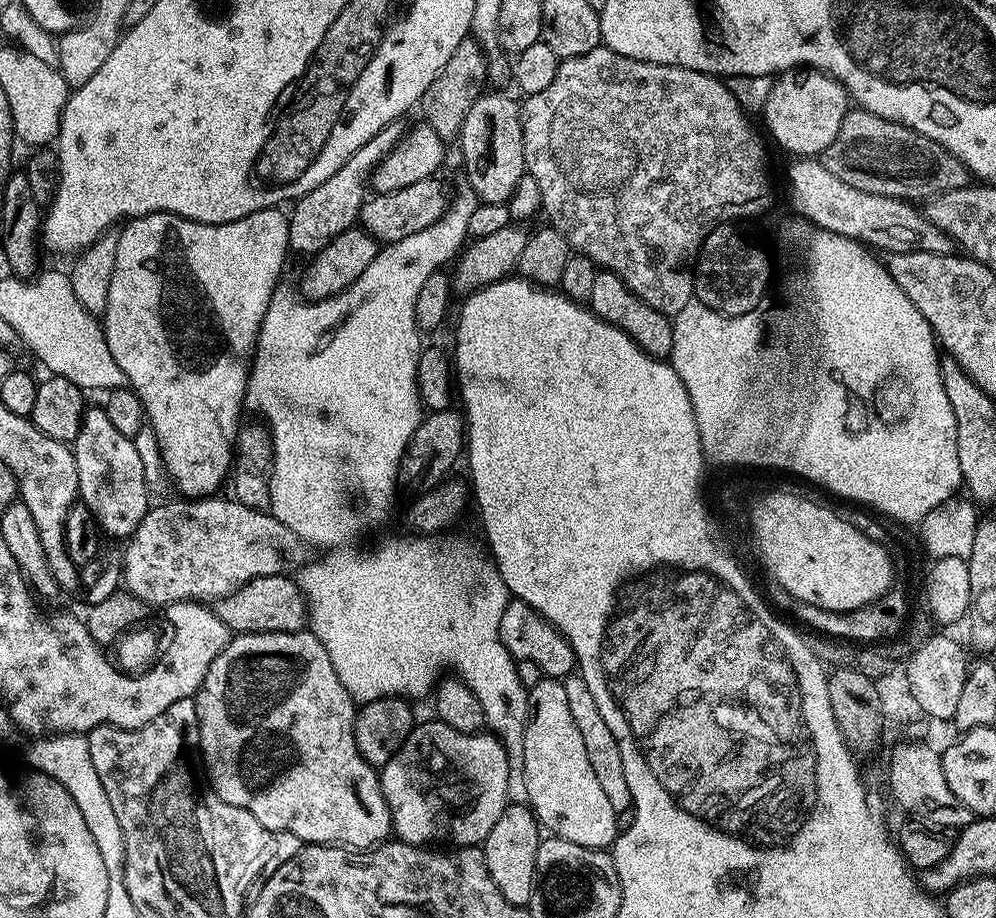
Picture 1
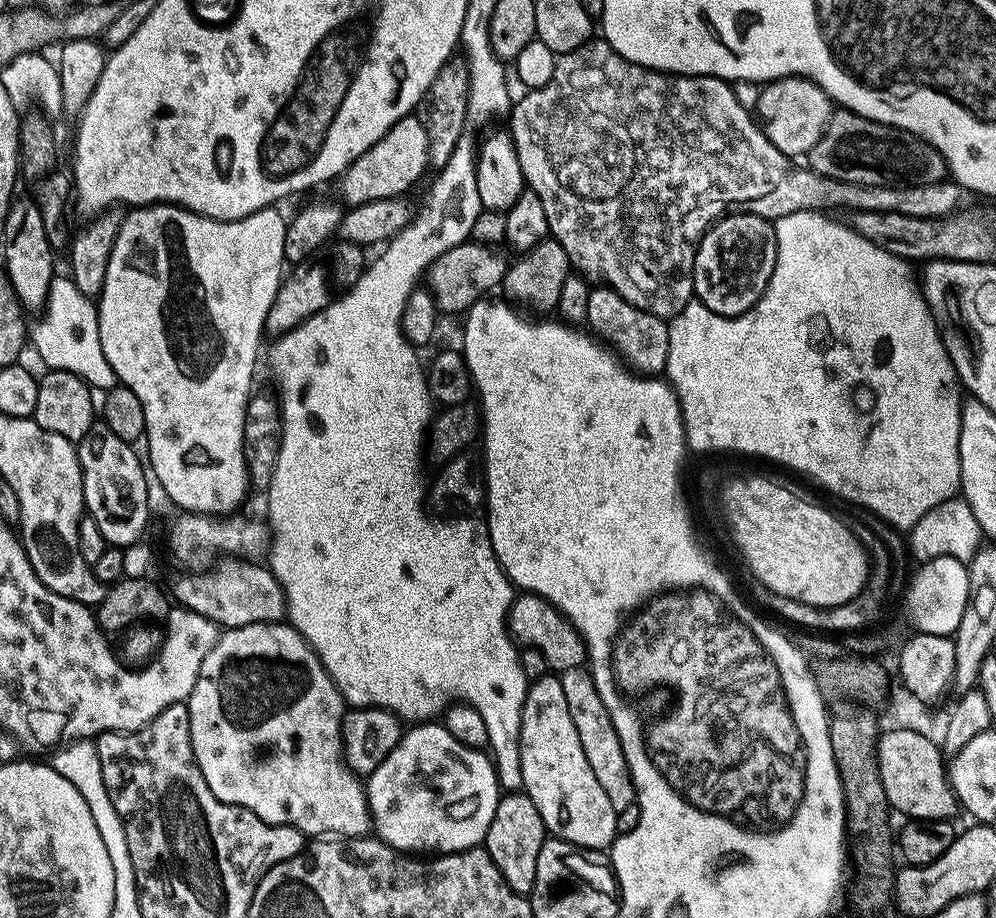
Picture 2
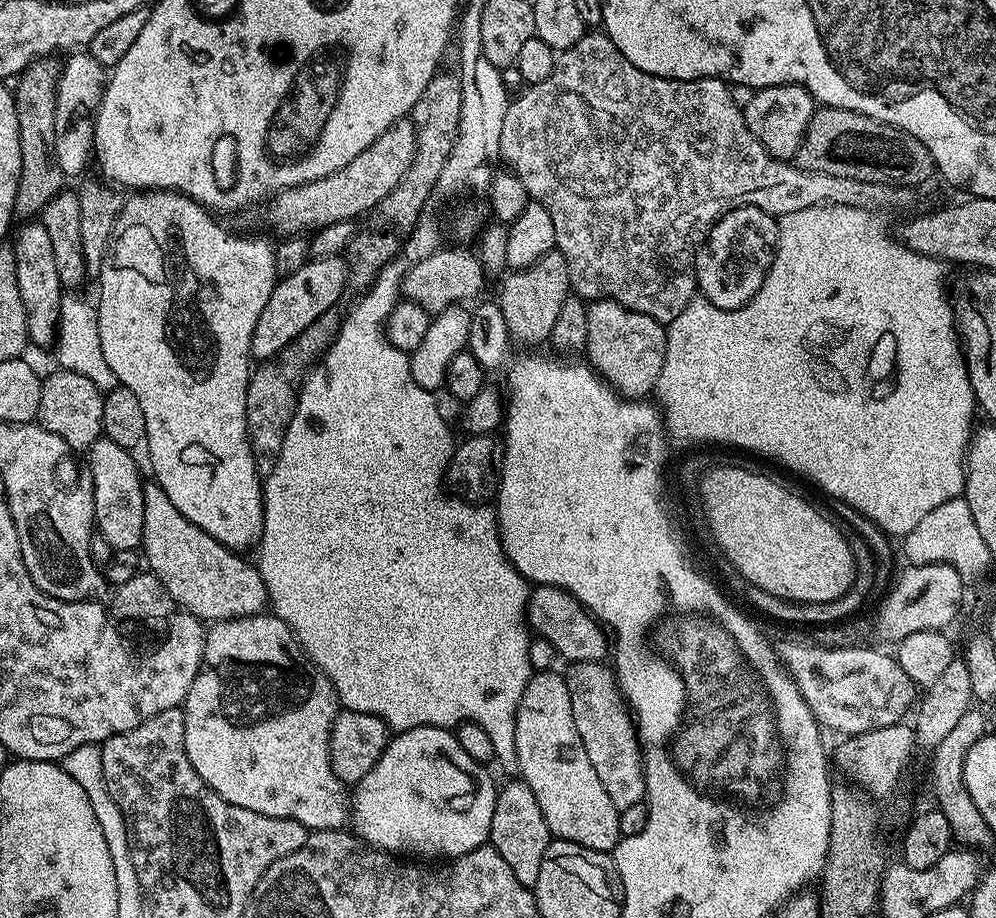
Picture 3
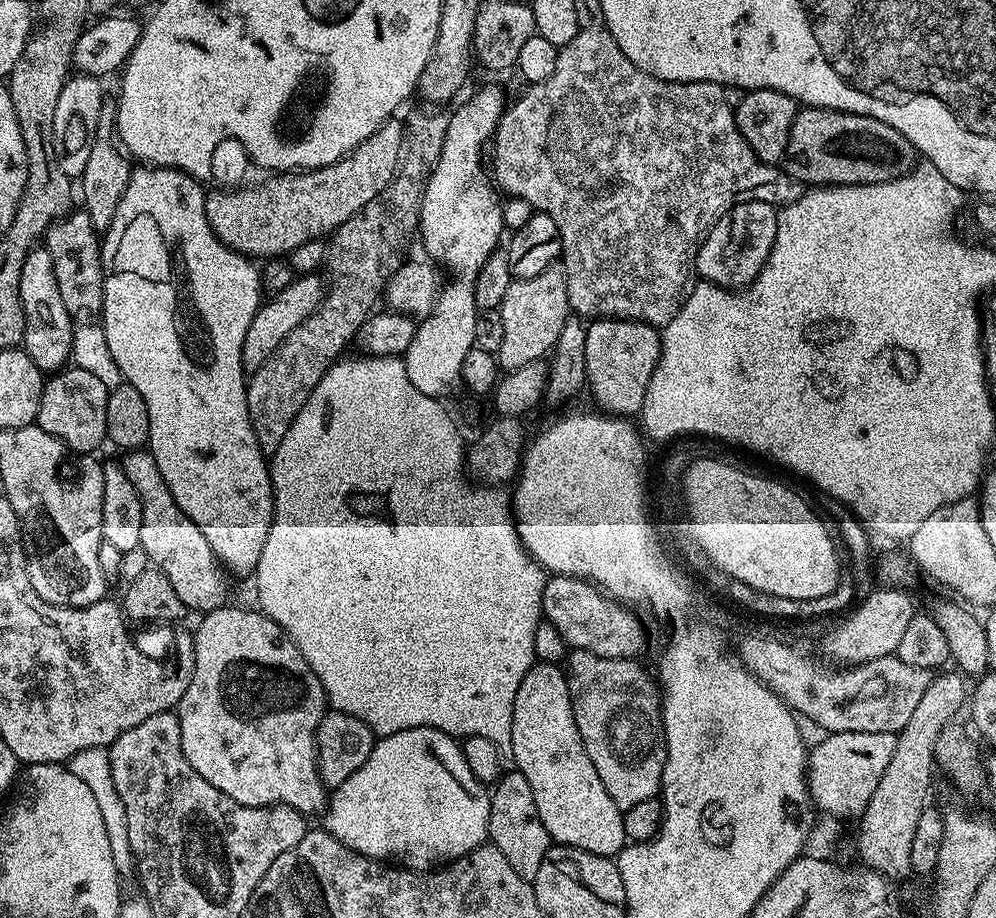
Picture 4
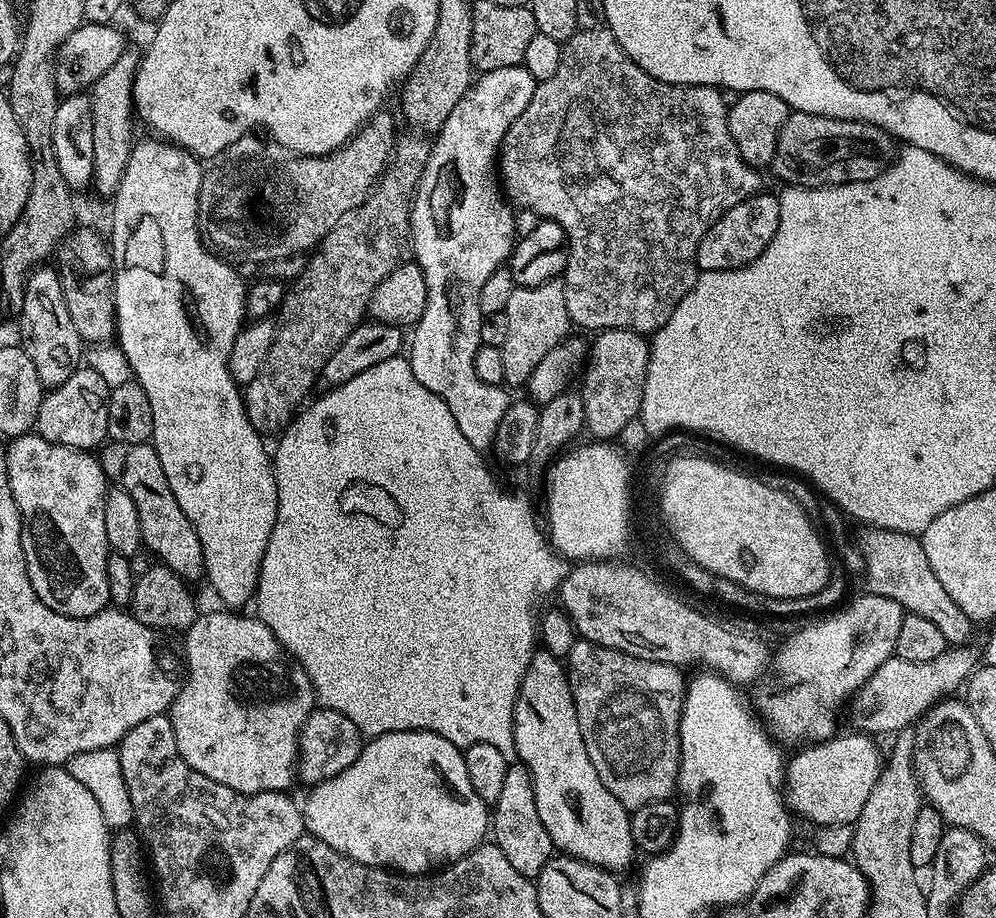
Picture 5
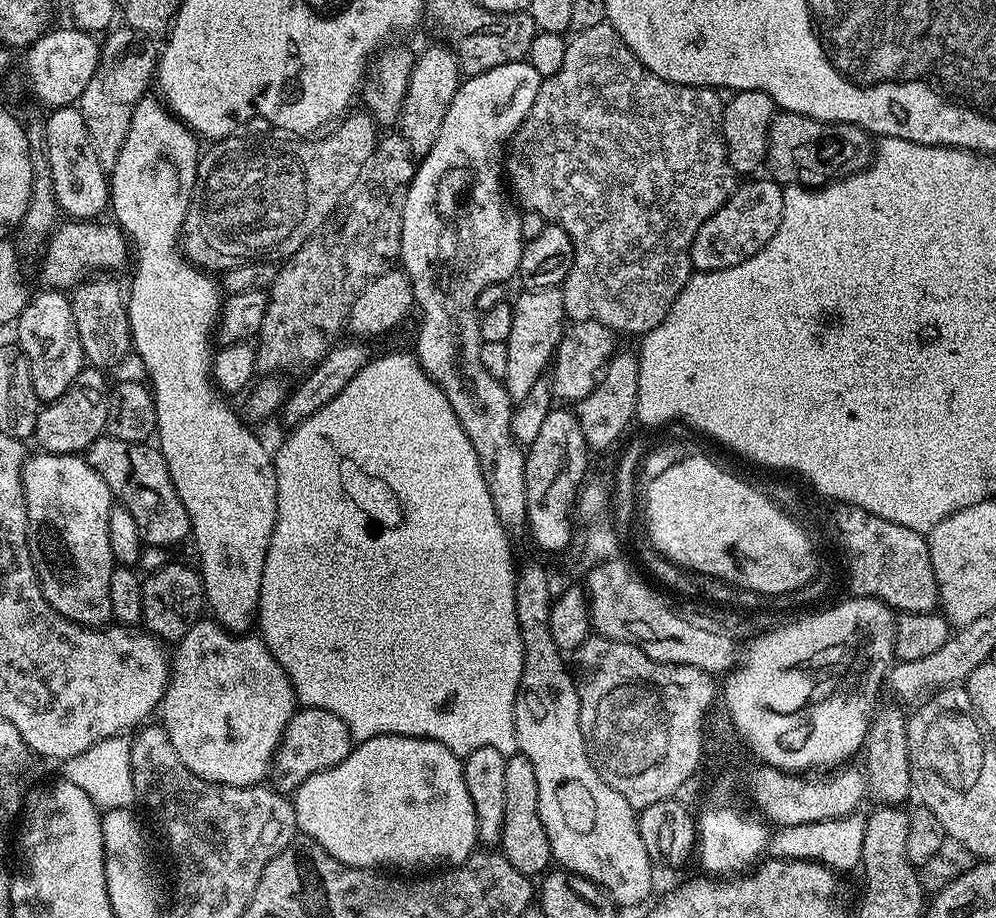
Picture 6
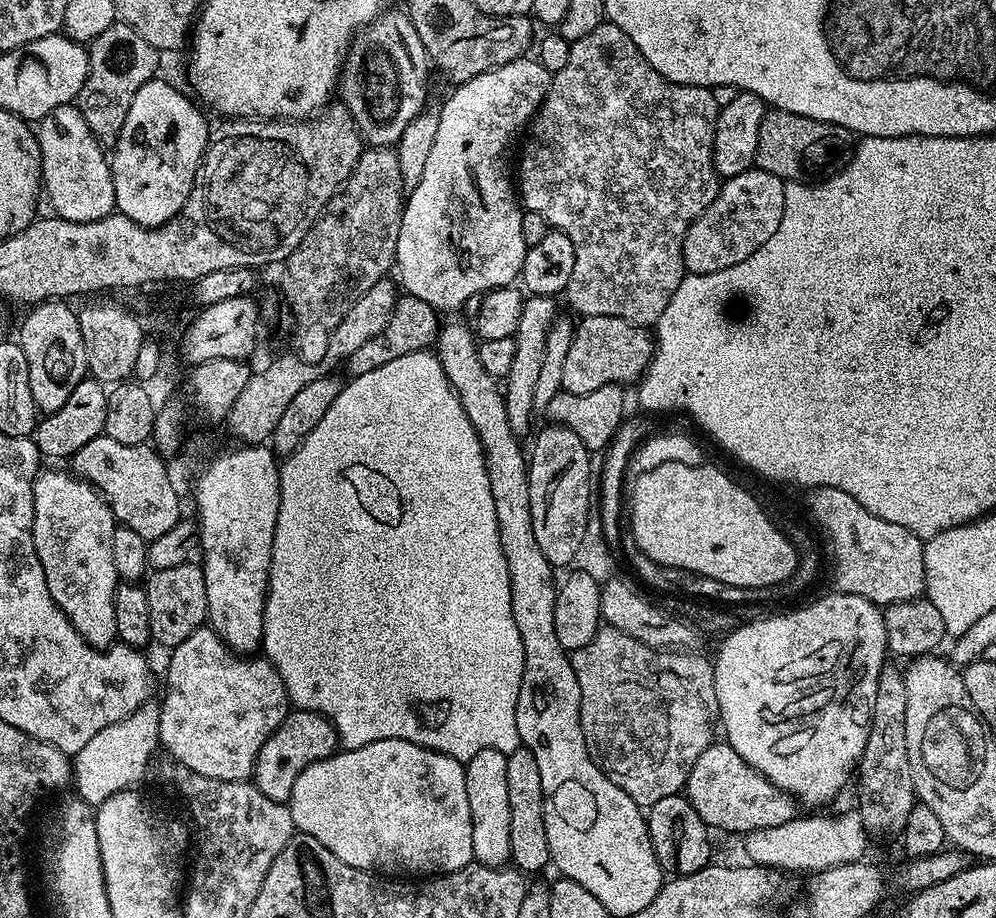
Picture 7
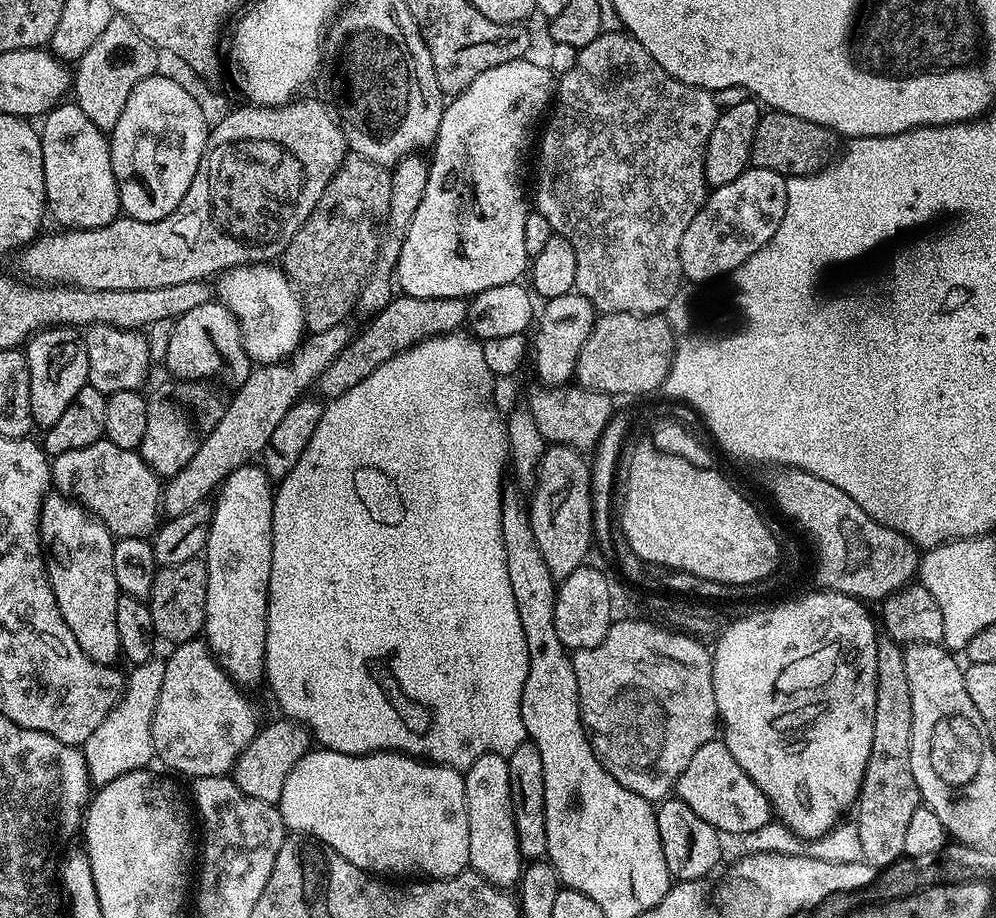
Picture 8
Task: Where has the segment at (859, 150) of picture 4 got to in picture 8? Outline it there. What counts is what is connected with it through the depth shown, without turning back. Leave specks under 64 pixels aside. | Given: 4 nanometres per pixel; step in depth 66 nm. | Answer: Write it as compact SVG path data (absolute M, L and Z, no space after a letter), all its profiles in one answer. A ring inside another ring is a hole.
M768 110L761 115L758 130L754 130L750 164L753 168L774 170L786 178L809 176L815 172L821 172L837 159L841 144L841 137L818 122L810 122L806 118L798 118L794 114Z

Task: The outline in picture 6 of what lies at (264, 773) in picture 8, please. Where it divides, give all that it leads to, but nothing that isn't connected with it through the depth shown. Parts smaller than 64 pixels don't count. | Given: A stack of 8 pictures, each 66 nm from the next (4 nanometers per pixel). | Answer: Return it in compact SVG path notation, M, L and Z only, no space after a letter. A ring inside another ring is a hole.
M301 707L288 723L276 756L272 759L271 783L277 792L295 793L296 788L302 786L306 778L310 778L310 774L318 774L330 766L338 766L338 762L349 756L353 747L350 730L346 722L338 718L338 714L330 714L330 710Z

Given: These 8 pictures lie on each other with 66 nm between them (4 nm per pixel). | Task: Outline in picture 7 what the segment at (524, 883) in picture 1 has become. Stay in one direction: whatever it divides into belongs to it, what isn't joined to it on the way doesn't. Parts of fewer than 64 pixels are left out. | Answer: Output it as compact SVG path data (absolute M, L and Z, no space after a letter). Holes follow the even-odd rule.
M518 747L507 753L506 787L510 794L510 854L511 863L525 874L540 872L550 864L550 842L546 842L542 774L529 748Z

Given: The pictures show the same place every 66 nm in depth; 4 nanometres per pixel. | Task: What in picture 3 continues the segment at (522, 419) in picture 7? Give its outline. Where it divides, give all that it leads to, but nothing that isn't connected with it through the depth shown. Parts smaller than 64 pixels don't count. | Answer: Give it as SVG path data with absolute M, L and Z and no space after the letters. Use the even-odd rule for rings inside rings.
M558 250L550 251L529 268L509 271L503 280L504 285L500 288L498 303L502 310L502 318L508 326L509 337L520 344L551 341L554 322L562 311L562 302L566 302L566 298L572 292L566 258Z

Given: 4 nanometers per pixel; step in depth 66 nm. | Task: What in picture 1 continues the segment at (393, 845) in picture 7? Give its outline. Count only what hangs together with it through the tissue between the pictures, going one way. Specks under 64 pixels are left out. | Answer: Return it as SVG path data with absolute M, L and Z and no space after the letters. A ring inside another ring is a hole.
M435 718L429 720L429 724L417 723L413 727L411 734L406 738L404 745L394 754L394 758L390 758L390 762L379 769L382 794L386 798L388 808L392 811L393 833L404 843L417 846L424 846L432 842L428 840L449 840L449 845L452 846L483 845L484 839L490 834L490 830L494 830L494 822L498 822L502 810L507 808L510 803L508 798L508 755L504 749L504 743L496 739L495 735L489 734L484 730L479 732L459 732L450 726L446 726L441 720Z

